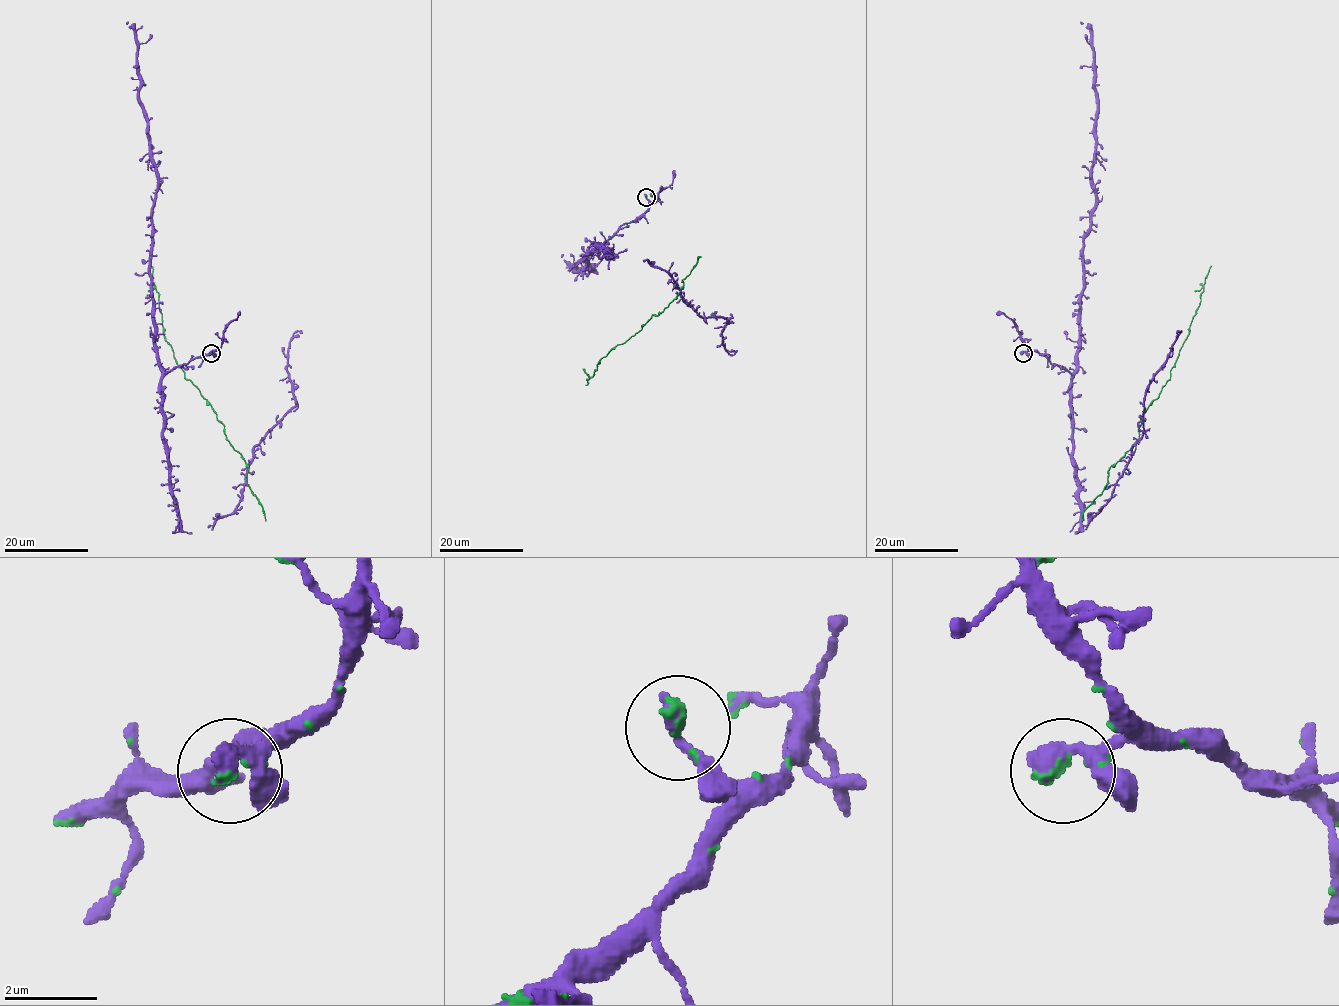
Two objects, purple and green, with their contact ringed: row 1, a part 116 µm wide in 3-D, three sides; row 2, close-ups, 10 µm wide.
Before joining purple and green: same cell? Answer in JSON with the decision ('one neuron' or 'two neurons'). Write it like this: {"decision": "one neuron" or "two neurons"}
{"decision": "one neuron"}

